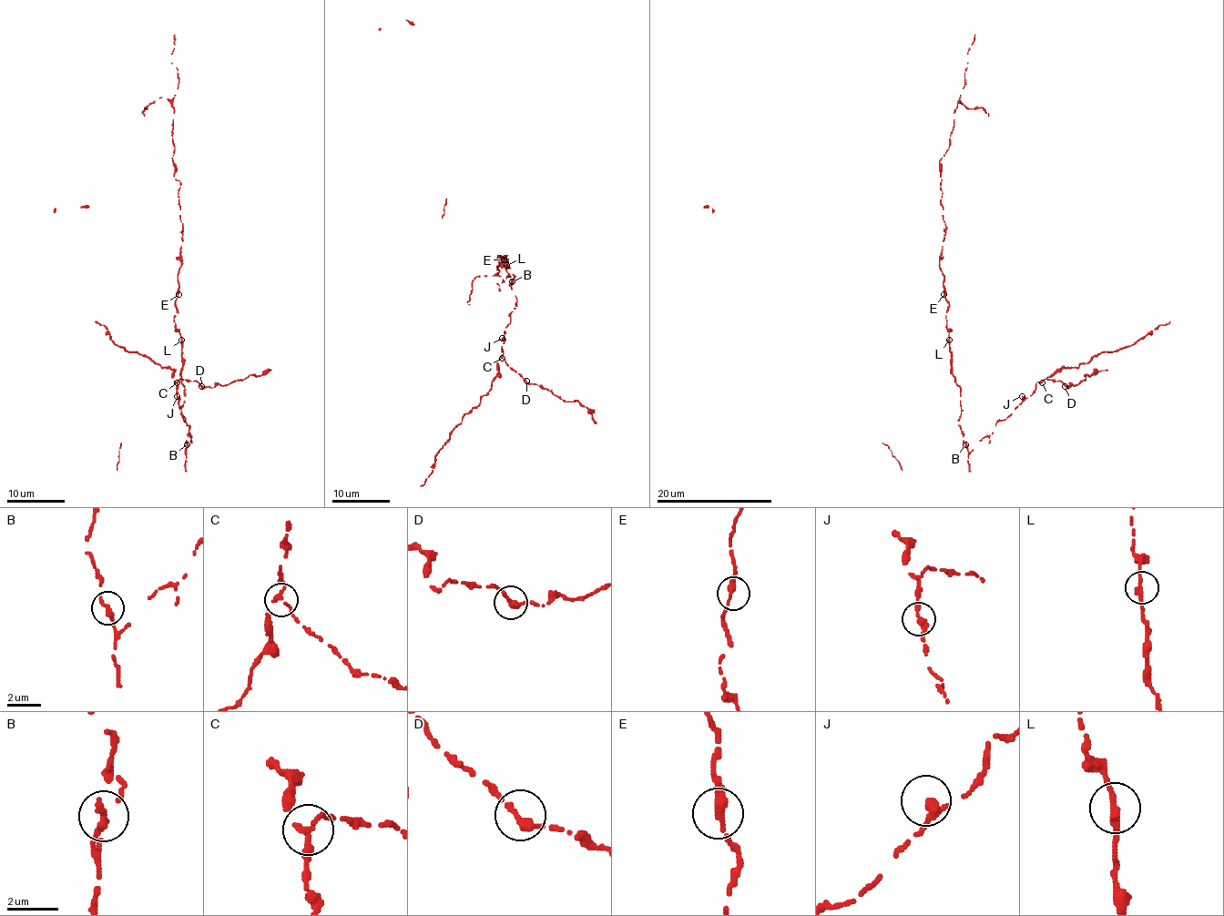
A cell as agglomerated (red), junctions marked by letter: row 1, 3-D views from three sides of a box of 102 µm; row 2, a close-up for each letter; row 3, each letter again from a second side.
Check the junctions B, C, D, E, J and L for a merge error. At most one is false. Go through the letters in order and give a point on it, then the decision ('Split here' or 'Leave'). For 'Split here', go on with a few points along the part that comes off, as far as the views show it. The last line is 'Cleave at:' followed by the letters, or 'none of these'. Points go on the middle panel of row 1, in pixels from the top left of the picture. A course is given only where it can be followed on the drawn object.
B: Place: (512, 281). Leave
C: Place: (502, 358). Leave
D: Place: (526, 381). Leave
E: Place: (504, 259). Leave
J: Place: (502, 338). Leave
L: Place: (506, 265). Leave
Cleave at: none of these

